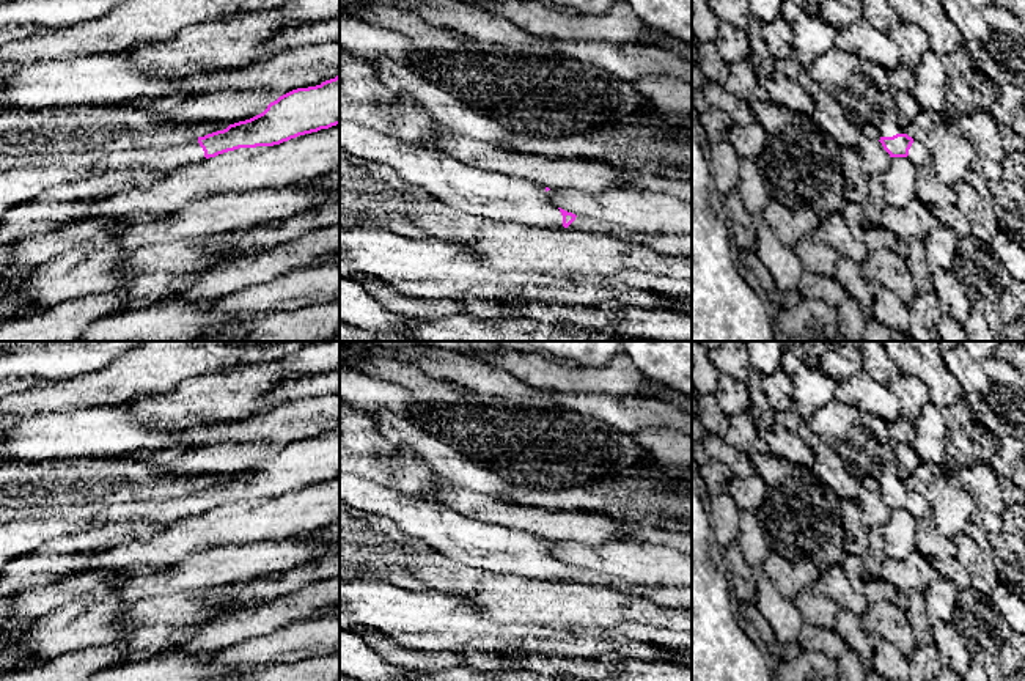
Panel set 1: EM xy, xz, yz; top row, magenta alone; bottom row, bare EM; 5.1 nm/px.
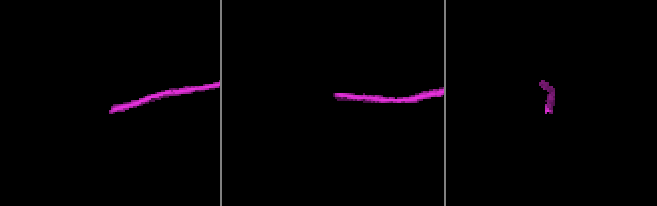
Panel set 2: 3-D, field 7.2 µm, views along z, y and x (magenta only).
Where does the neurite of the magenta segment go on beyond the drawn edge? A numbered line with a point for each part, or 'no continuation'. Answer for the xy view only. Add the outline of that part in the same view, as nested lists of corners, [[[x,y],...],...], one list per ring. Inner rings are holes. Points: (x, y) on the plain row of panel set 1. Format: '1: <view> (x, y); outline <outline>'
1: xy (151, 510); outline [[[193,494],[171,499],[146,499],[107,506],[94,521],[94,528],[121,524],[170,524],[206,513],[204,503]]]

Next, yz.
1: yz (890, 475); outline [[[895,458],[884,464],[876,480],[880,489],[893,489],[896,486],[906,486],[904,477]]]

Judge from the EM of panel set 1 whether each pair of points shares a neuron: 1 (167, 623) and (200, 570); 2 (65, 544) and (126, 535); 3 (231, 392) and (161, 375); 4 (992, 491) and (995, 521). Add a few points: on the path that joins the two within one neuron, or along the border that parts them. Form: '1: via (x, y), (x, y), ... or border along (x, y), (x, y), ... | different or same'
1: border along (220, 587), (154, 595), (150, 598) | different
2: via (80, 544), (110, 537) | same
3: border along (219, 371), (187, 376), (170, 390), (150, 397) | different
4: via (992, 499), (992, 513) | same

